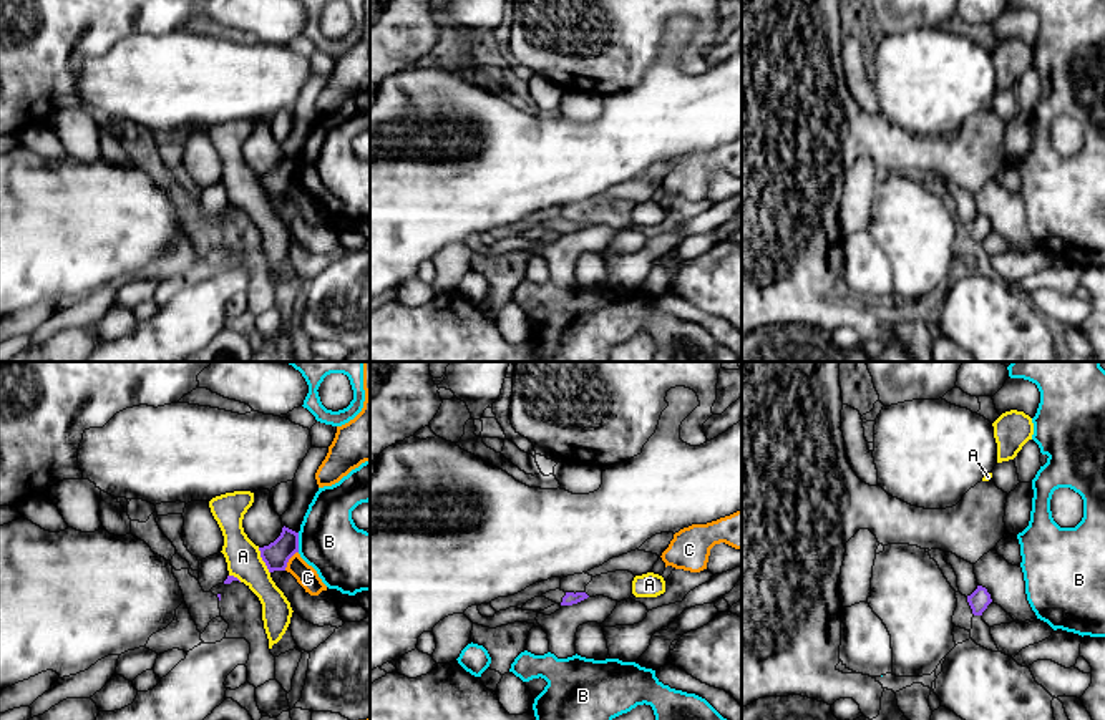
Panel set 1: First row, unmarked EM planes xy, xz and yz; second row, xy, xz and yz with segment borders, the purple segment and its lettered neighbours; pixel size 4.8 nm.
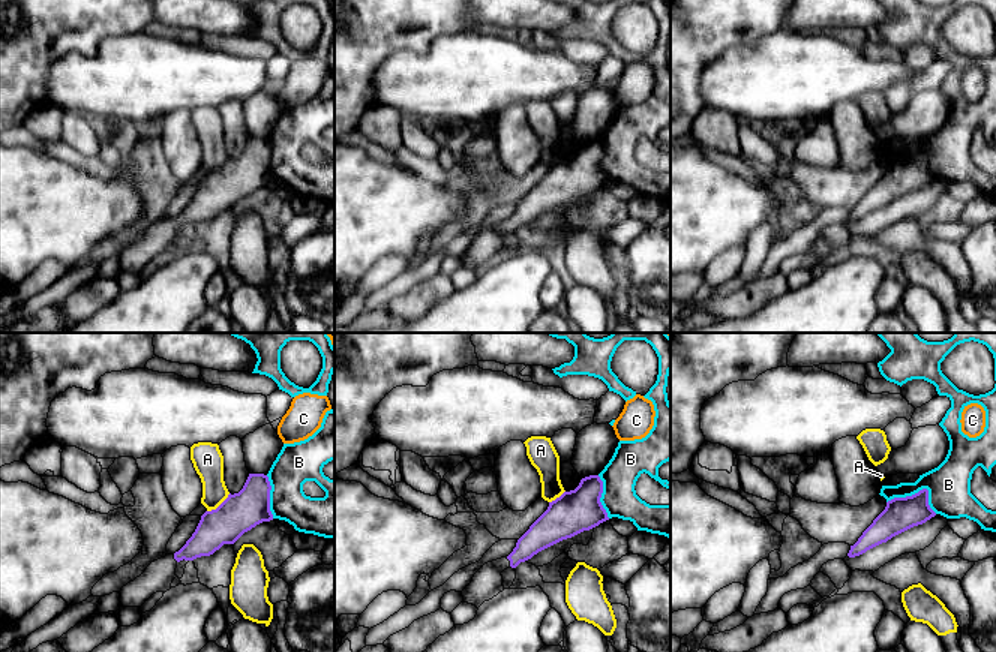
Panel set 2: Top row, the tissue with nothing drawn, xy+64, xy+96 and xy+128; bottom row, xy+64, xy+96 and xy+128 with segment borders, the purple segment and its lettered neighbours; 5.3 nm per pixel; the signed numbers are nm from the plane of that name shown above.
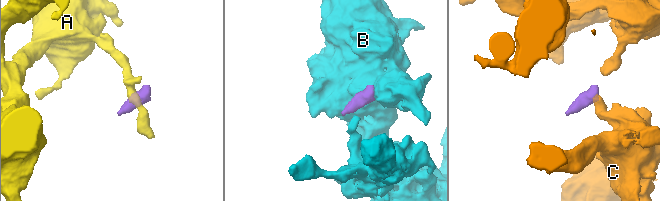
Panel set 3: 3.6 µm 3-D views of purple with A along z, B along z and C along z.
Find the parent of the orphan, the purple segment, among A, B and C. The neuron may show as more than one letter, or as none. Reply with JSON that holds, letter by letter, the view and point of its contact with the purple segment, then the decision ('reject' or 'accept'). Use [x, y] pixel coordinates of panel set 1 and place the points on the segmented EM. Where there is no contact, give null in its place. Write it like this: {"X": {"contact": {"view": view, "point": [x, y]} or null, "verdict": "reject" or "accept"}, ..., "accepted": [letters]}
{"A": {"contact": {"view": "xy", "point": [262, 559]}, "verdict": "reject"}, "B": {"contact": {"view": "xy", "point": [297, 543]}, "verdict": "reject"}, "C": {"contact": {"view": "xy", "point": [287, 561]}, "verdict": "reject"}, "accepted": []}

